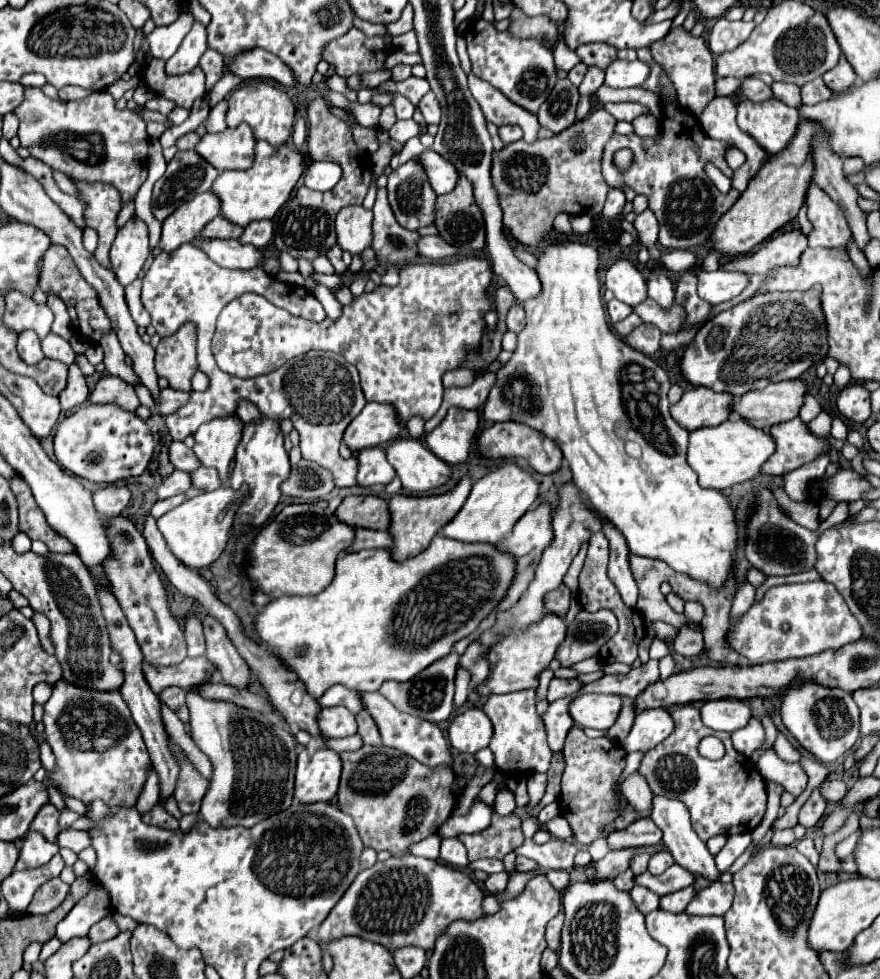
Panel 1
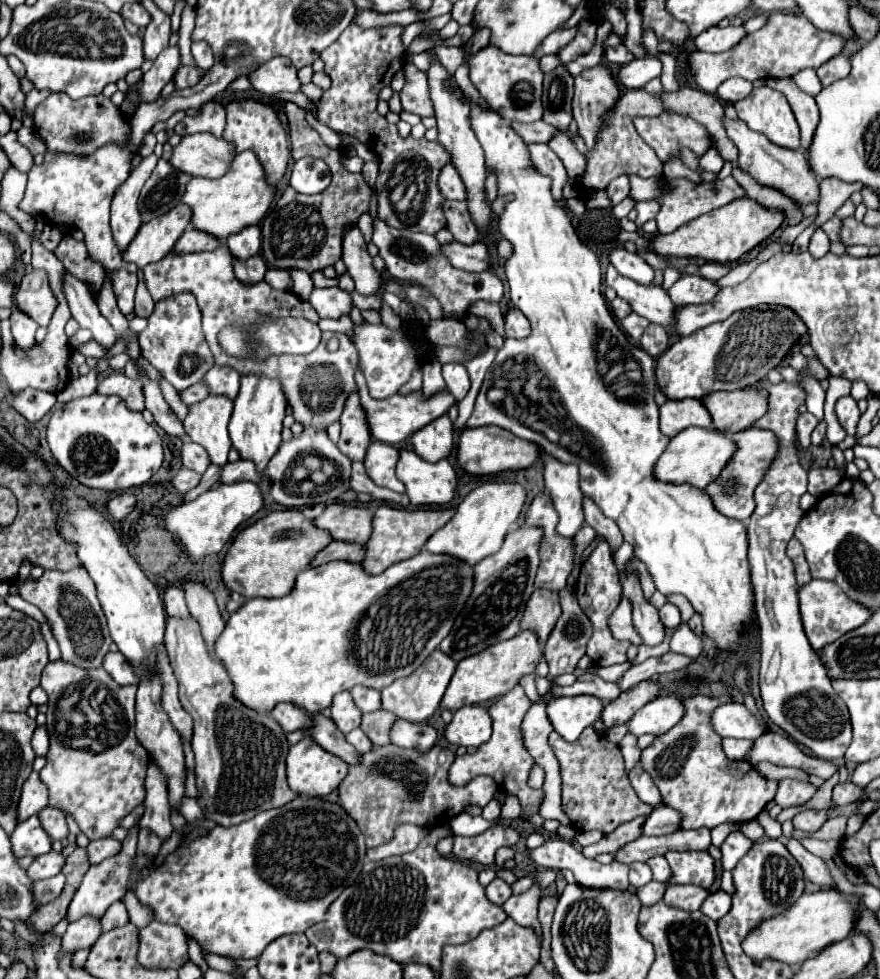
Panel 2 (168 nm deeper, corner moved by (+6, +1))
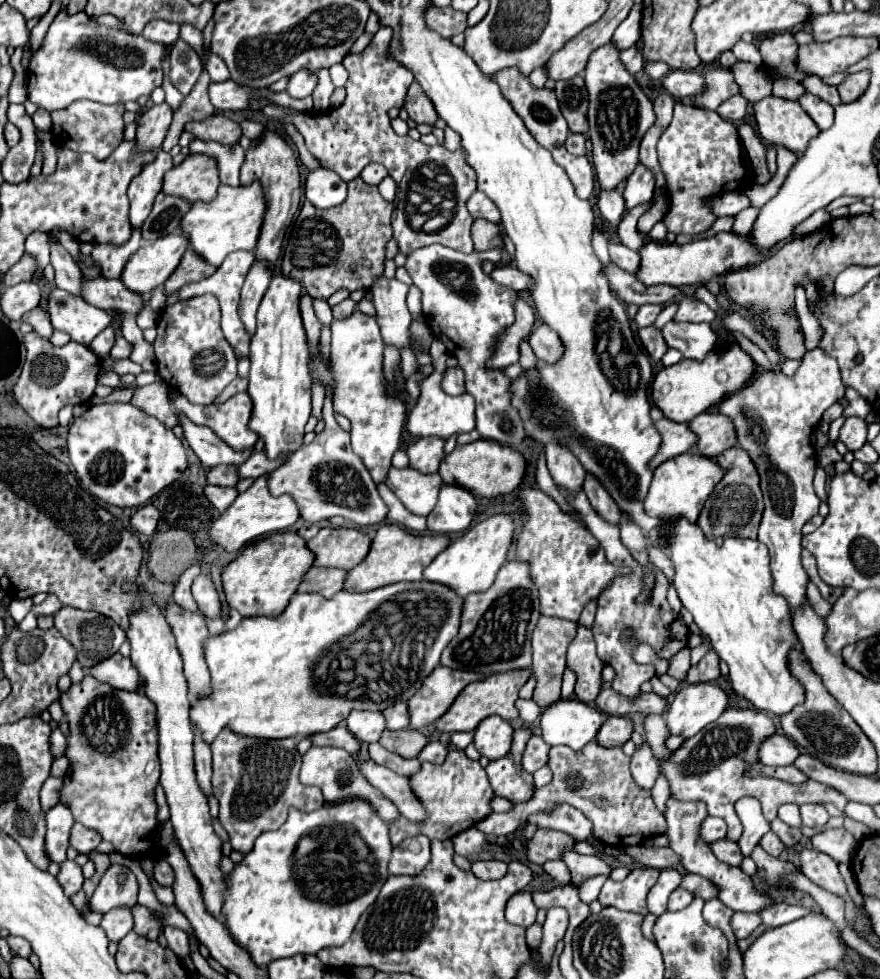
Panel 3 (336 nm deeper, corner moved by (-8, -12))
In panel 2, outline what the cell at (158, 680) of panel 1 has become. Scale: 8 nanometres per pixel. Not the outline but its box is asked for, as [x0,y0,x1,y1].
[103,653,139,685]

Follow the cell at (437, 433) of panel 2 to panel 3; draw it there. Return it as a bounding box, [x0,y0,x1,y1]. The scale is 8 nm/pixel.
[405,438,443,474]

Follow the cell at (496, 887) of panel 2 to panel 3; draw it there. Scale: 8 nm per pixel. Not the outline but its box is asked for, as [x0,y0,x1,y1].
[505,892,537,928]

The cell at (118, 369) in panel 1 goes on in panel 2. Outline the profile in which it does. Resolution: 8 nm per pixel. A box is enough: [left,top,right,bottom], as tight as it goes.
[65,273,115,349]

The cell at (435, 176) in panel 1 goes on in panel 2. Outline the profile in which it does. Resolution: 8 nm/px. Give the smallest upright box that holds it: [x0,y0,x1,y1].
[439,165,465,199]

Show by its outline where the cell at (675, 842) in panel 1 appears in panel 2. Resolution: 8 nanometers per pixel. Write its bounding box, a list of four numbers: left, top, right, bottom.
[629,765,663,809]

